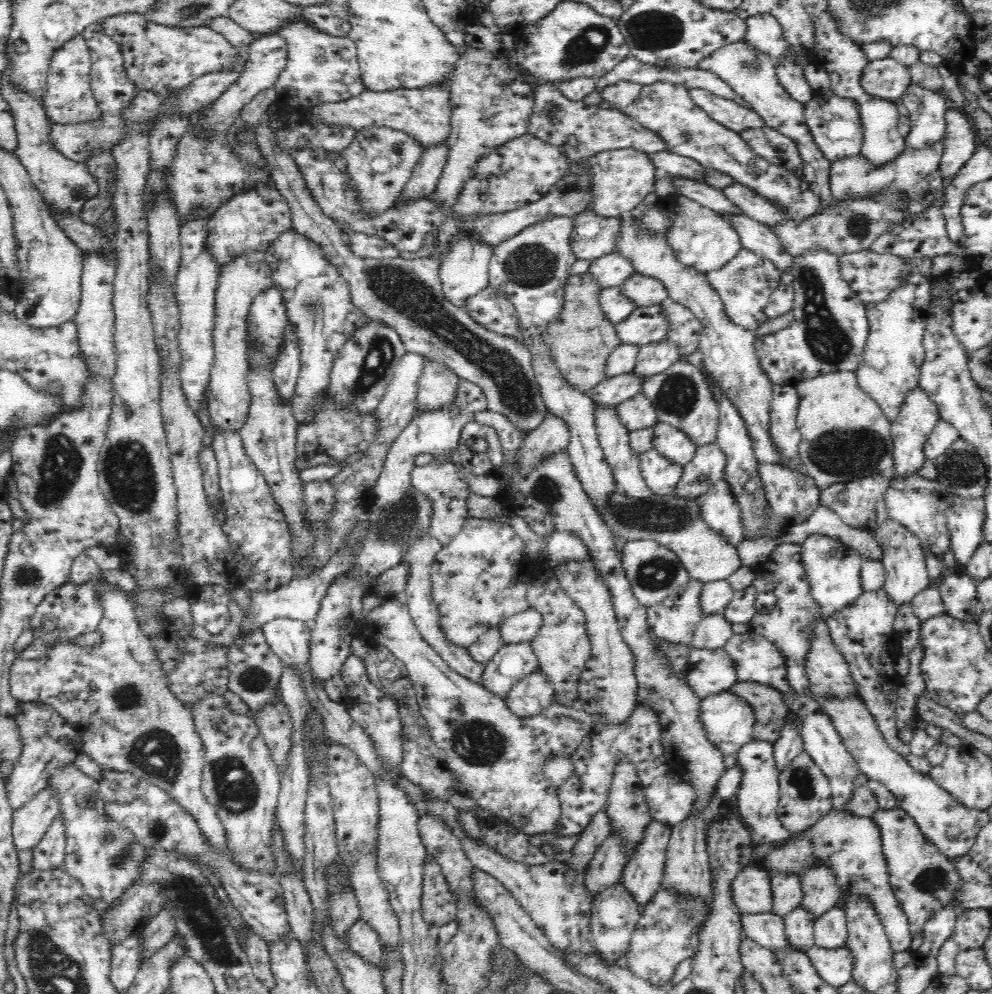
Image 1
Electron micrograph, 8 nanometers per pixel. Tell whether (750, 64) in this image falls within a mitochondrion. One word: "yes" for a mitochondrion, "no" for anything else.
yes

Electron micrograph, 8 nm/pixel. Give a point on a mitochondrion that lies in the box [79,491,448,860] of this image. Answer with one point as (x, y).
(235, 785)

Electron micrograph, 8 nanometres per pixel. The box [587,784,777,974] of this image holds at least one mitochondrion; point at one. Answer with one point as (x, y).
(684, 911)

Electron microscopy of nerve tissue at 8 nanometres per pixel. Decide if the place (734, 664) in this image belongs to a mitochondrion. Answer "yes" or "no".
no

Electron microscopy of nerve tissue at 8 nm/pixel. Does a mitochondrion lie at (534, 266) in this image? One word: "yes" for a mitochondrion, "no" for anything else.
yes

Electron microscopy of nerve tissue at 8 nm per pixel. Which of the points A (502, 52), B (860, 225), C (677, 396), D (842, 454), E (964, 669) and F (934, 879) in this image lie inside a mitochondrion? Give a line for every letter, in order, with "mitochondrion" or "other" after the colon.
A: other
B: mitochondrion
C: mitochondrion
D: mitochondrion
E: other
F: mitochondrion

